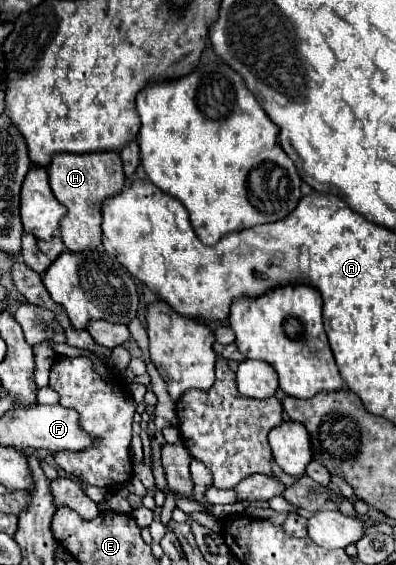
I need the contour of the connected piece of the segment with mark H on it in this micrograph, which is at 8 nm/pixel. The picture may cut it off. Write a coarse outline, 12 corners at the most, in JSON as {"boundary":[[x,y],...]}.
{"boundary":[[117,152],[57,154],[47,172],[61,240],[101,246],[101,204],[123,190]]}

